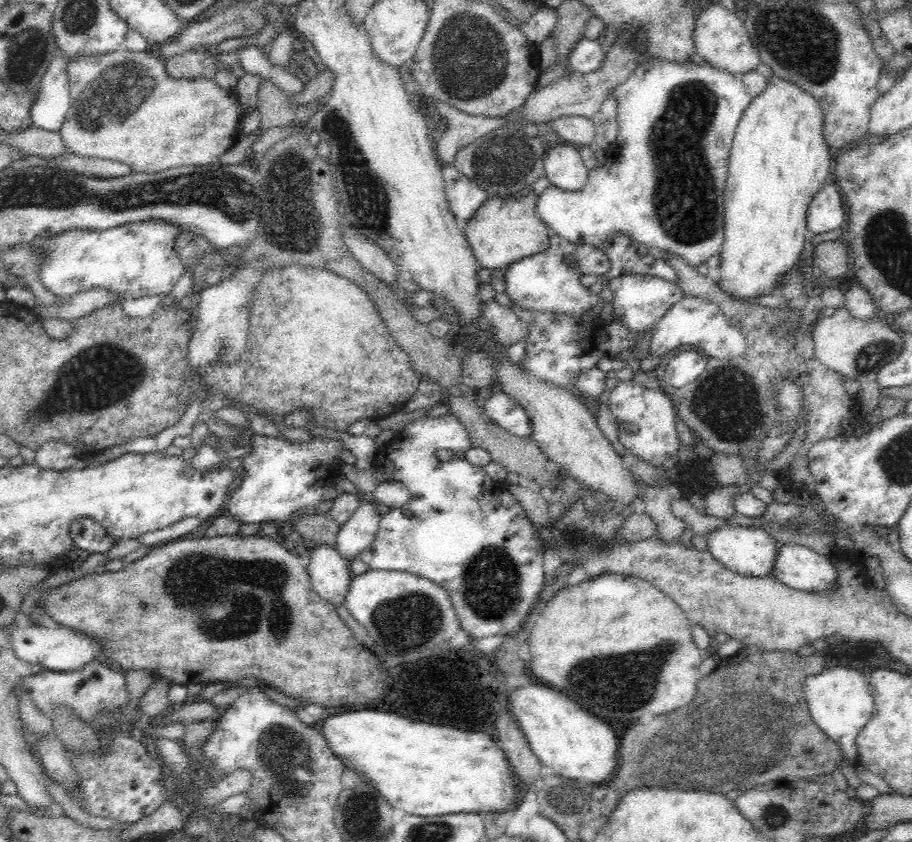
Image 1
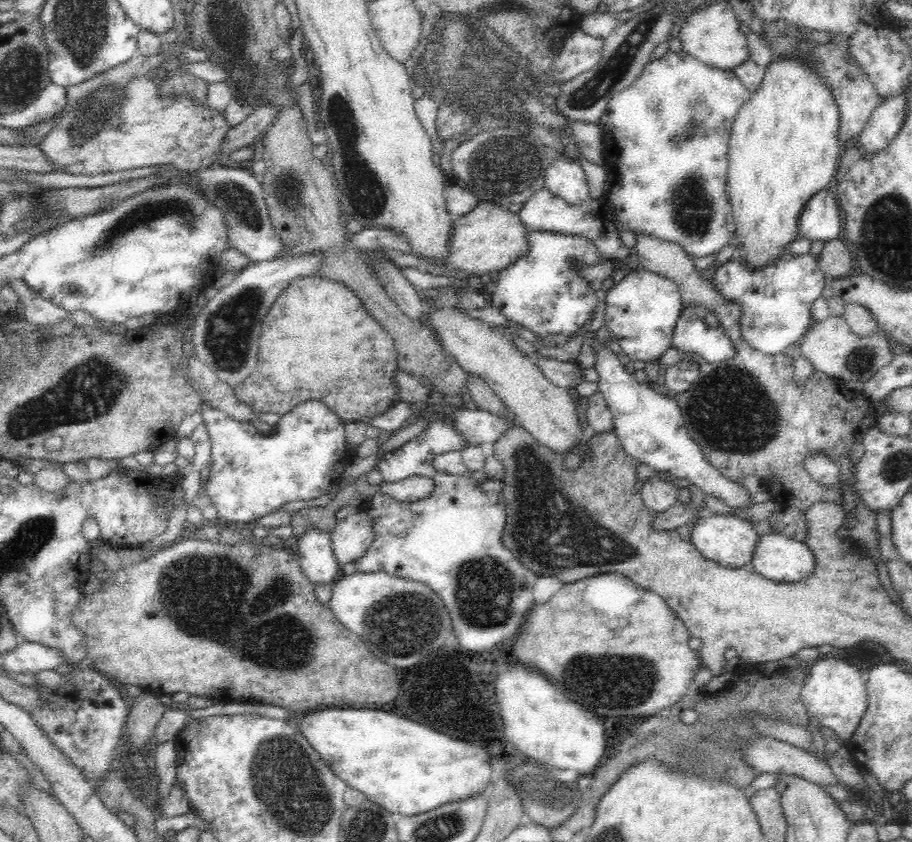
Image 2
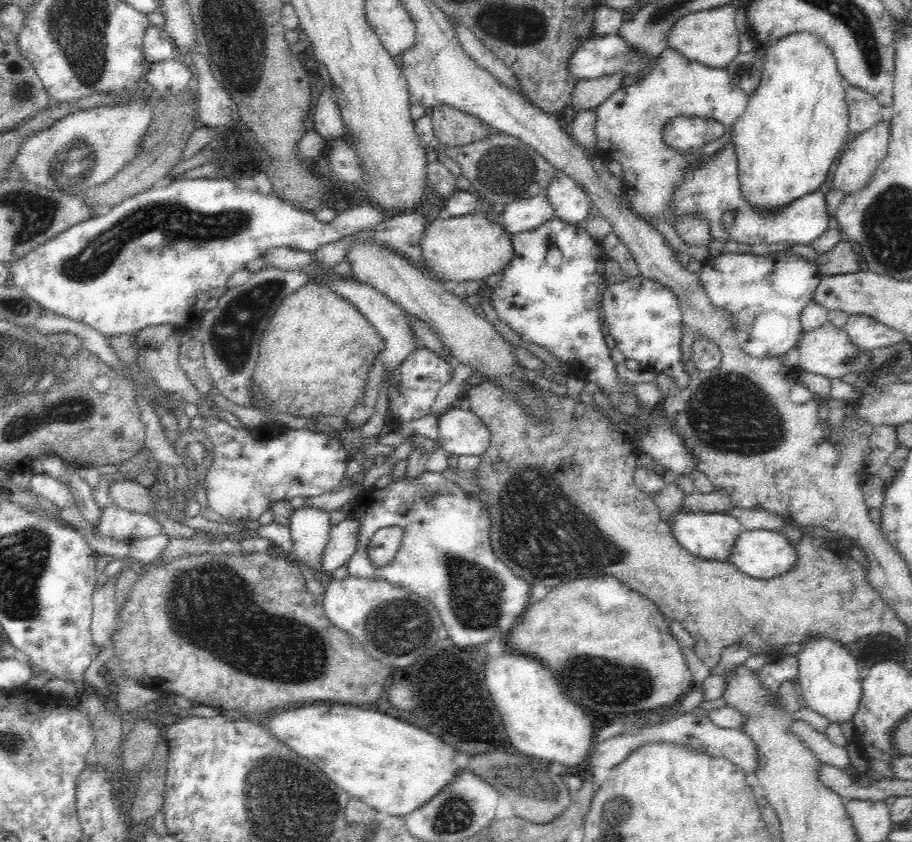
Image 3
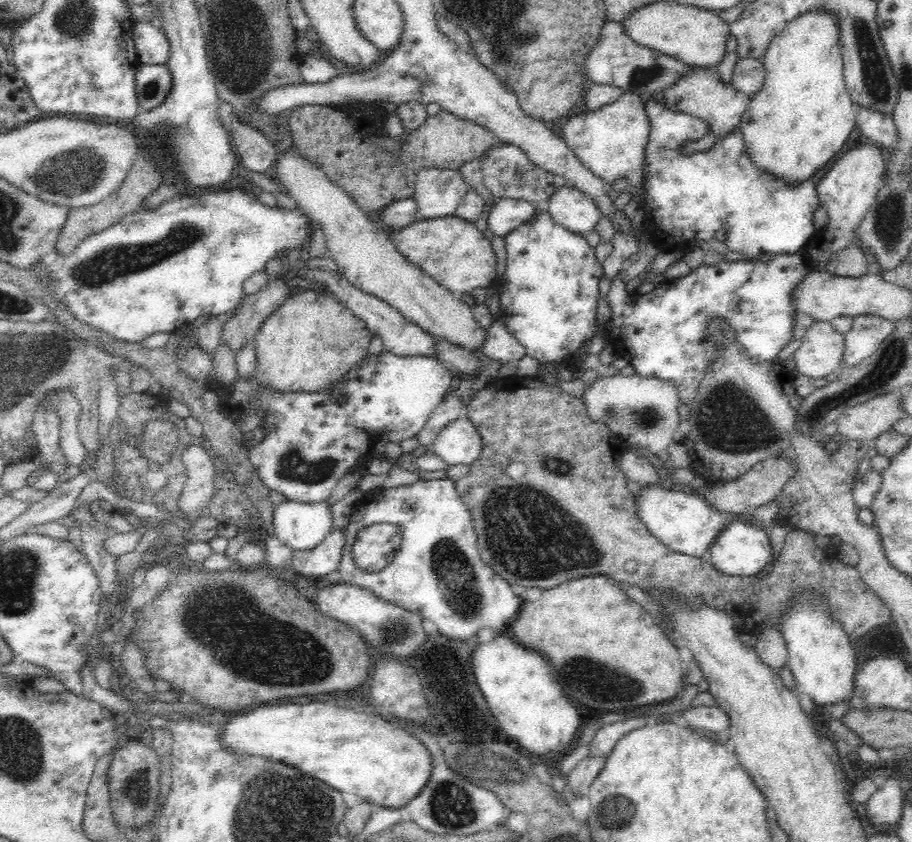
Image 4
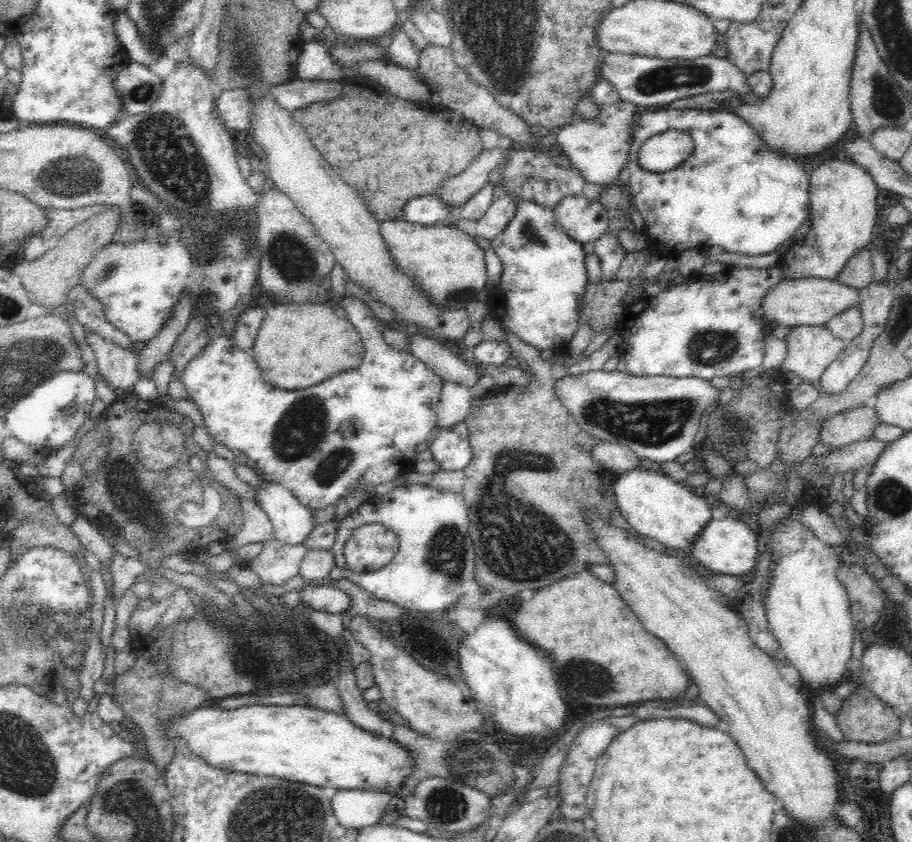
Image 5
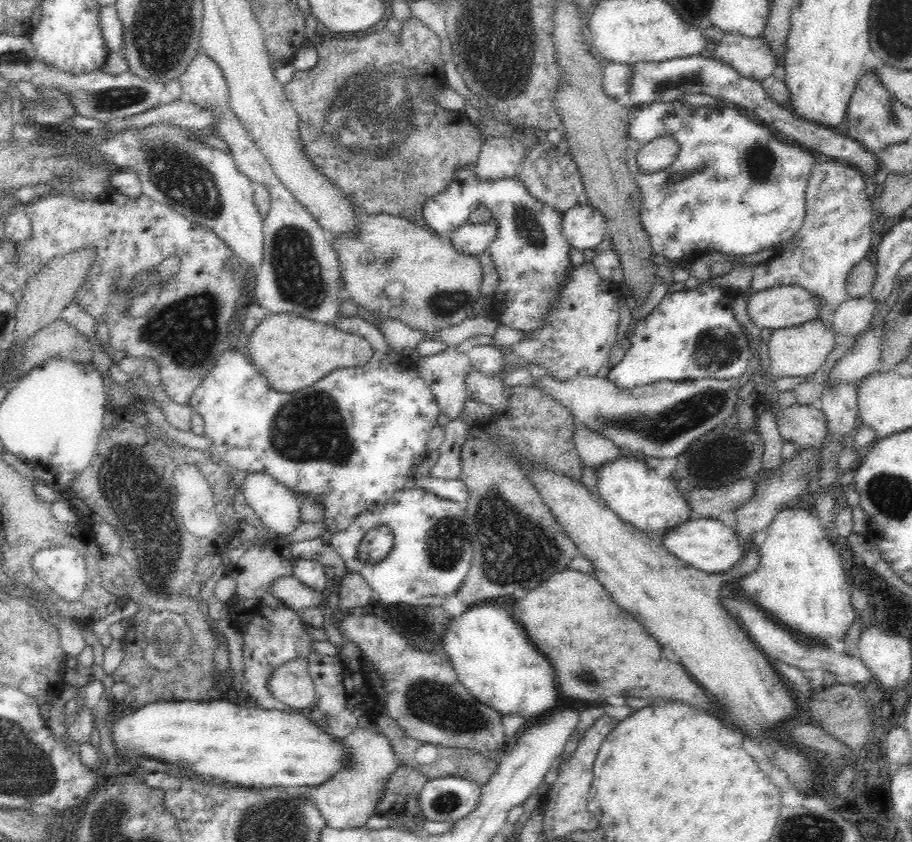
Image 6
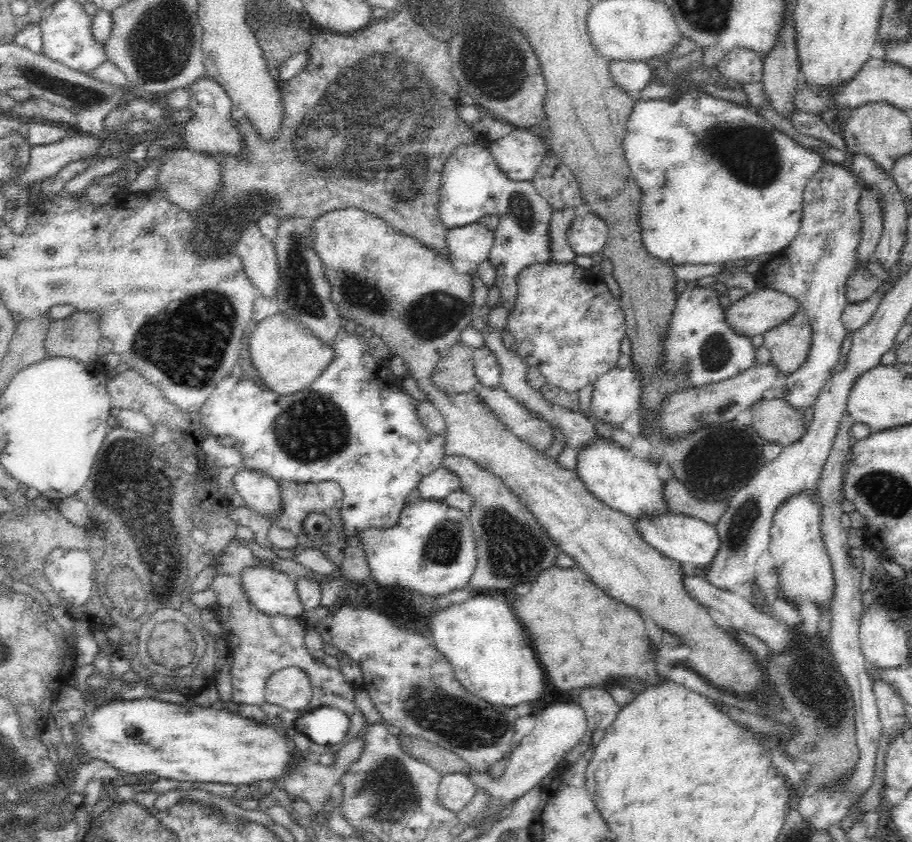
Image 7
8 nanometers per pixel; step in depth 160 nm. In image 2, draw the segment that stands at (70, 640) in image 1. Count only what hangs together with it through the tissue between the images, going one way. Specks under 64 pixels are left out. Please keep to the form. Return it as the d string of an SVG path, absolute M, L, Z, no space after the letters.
M25 642L4 654L1 667L2 674L15 678L18 674L35 675L41 670L53 670L60 664L64 664L60 651L34 642Z

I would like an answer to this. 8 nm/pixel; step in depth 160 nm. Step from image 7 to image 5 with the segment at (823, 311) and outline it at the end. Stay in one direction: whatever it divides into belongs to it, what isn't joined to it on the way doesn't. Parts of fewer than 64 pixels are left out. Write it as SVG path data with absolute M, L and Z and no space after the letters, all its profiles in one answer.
M824 160L807 174L809 176L808 200L810 201L810 214L808 233L795 244L783 252L778 261L784 279L803 279L818 277L820 279L838 280L840 271L851 256L867 248L875 234L876 224L876 194L878 187L872 175L866 169L842 160Z

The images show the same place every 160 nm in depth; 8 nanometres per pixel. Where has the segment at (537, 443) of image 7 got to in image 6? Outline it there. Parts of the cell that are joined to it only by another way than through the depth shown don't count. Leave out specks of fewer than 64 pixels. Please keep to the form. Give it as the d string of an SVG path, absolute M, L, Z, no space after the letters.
M473 369L468 376L468 395L478 403L490 406L493 416L510 414L511 397L505 396L505 385L494 375L485 376Z

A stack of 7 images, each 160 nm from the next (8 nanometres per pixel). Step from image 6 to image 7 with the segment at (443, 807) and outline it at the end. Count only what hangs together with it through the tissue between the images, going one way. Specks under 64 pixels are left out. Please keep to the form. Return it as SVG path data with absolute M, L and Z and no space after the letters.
M444 773L439 784L439 799L452 812L457 813L472 800L477 788L474 781L464 773Z

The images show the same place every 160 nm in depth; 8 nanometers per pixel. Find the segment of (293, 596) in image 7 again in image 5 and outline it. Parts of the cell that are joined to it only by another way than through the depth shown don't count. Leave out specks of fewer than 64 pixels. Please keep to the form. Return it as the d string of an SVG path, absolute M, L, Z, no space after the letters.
M312 582L305 584L298 592L301 606L310 606L321 613L344 612L348 610L348 606L351 606L351 597L332 584L319 585Z

